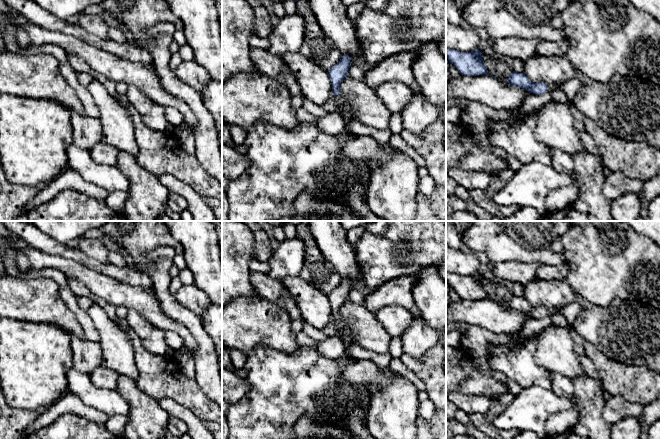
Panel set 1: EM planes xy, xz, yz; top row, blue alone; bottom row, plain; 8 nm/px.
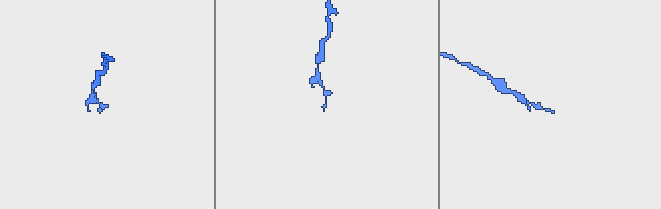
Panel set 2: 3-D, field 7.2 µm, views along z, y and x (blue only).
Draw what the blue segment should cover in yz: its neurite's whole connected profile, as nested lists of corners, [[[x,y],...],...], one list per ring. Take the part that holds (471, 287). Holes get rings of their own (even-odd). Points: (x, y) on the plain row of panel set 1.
[[[446,273],[446,281],[460,298],[466,300],[489,299],[482,283],[482,275],[476,273],[471,276],[460,276],[454,273]]]

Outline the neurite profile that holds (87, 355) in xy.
[[[70,334],[70,347],[73,368],[76,370],[89,375],[94,369],[102,366],[102,348],[99,343]]]

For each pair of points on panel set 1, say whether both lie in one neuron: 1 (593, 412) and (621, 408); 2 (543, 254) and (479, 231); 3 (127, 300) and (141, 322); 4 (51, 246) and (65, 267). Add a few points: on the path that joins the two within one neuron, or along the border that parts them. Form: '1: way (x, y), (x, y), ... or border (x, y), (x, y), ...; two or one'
1: border (603, 402), (603, 418), (612, 424); two
2: way (527, 255), (498, 247), (495, 244); one
3: border (129, 309), (136, 310), (152, 324); two
4: border (35, 248), (50, 254), (73, 258), (80, 262); two

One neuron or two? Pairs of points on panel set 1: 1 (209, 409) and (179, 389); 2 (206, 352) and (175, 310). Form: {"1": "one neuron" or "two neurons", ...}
{"1": "one neuron", "2": "one neuron"}

